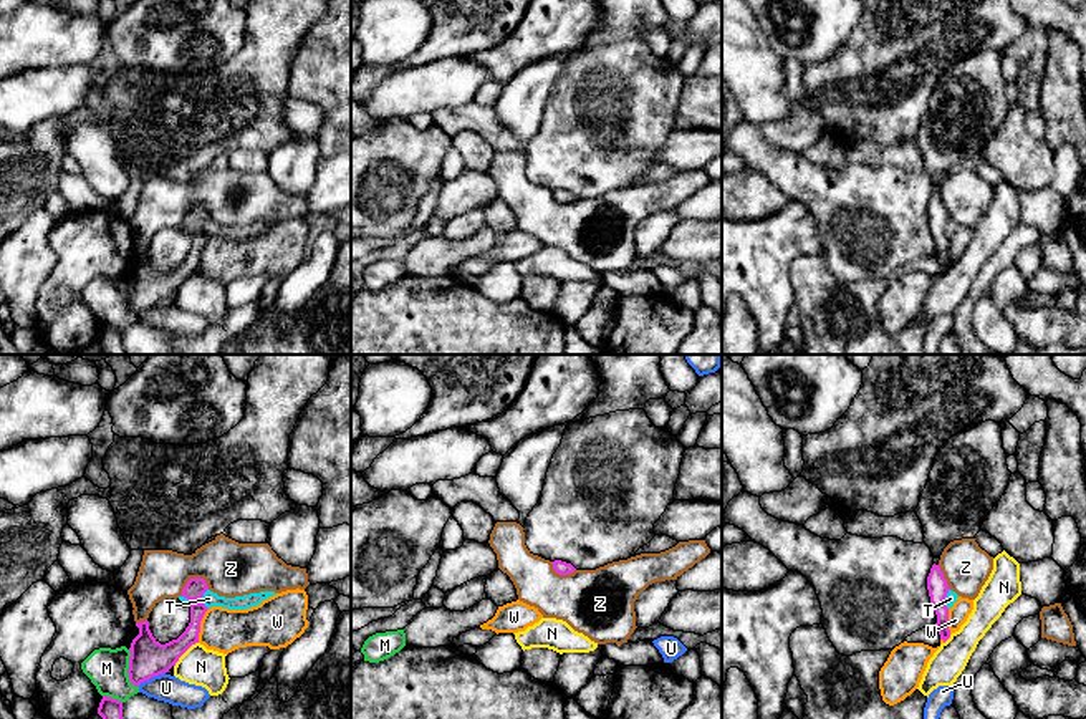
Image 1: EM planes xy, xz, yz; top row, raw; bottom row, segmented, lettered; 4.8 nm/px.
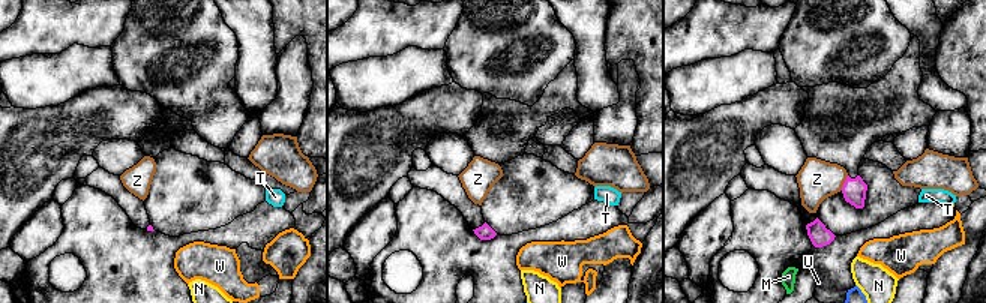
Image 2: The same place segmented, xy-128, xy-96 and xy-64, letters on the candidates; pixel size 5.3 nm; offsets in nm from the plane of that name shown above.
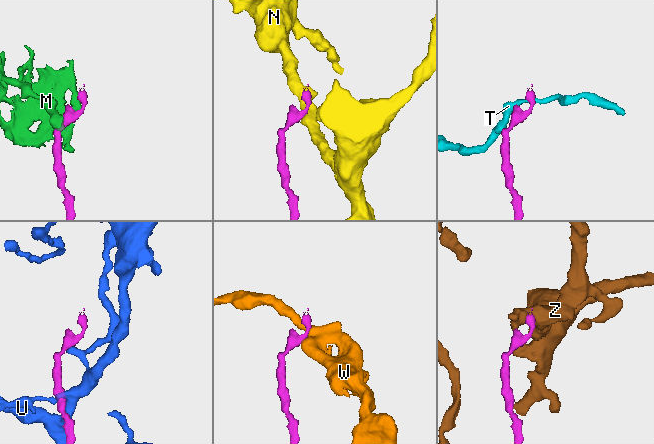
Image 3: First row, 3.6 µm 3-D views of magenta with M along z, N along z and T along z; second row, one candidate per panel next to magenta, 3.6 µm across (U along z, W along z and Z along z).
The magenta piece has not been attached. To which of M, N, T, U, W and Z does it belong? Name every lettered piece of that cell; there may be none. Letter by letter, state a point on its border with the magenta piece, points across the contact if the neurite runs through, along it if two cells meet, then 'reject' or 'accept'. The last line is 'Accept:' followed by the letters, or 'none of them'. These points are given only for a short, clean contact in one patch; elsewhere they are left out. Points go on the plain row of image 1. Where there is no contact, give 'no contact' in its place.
M: xy (128, 299) | along xy (128, 279), (128, 304), (138, 317) | reject
N: xy (184, 280) | along xy (197, 270), (174, 295) | reject
T: xy (194, 227) | reject
U: xy (151, 305) | reject
W: xy (199, 254) | along xy (209, 237), (201, 250), (197, 270) | reject
Z: xy (191, 207) | reject
Accept: none of them

